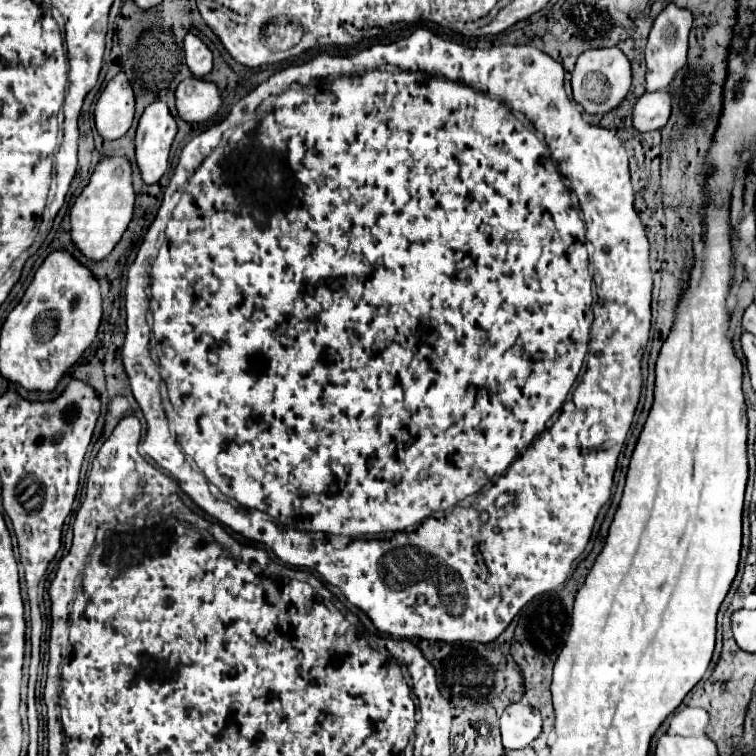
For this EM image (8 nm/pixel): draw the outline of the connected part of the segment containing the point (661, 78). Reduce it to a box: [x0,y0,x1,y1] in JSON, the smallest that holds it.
[645,5,691,91]

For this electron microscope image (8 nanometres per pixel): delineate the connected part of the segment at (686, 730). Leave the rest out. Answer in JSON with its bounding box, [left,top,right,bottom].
[667,707,709,737]

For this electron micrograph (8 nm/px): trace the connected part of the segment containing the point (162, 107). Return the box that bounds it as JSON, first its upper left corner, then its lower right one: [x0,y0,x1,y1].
[135,101,177,183]

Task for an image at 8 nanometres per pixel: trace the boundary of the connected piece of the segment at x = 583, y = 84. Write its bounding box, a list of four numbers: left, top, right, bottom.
[573,47,631,113]

